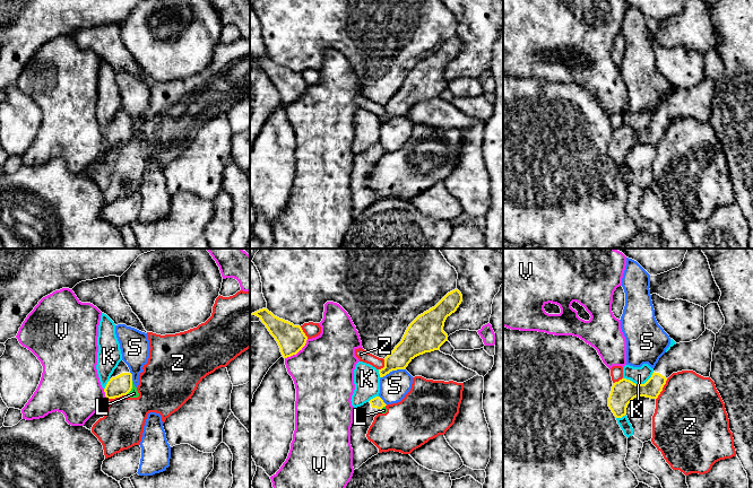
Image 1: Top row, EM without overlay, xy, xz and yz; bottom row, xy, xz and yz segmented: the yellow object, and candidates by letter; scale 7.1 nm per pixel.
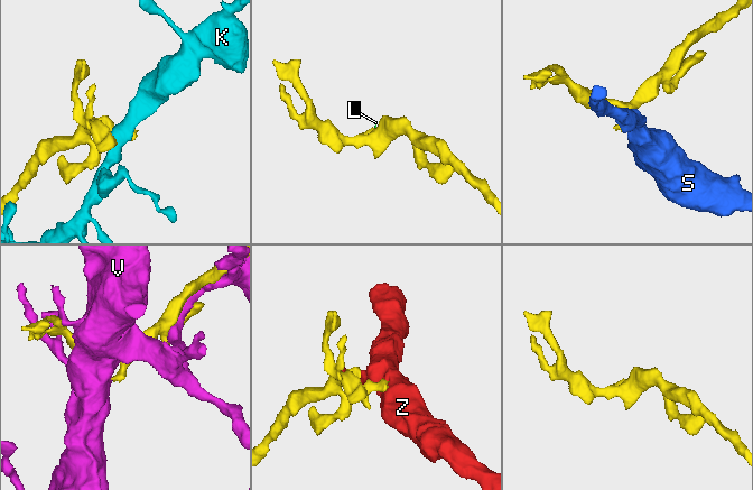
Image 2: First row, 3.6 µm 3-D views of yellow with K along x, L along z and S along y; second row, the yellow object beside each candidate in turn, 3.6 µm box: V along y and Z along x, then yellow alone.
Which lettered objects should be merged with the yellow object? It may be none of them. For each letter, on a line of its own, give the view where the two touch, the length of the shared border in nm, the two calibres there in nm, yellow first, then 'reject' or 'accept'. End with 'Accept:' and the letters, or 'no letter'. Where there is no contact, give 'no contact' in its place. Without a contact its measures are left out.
K: yz | 220 nm | 170/130 nm | reject
L: xy | 120 nm | 150/60 nm | reject
S: xz | 180 nm | 190/200 nm | reject
V: xz | 220 nm | 200/440 nm | reject
Z: yz | 170 nm | 150/480 nm | reject
Accept: no letter

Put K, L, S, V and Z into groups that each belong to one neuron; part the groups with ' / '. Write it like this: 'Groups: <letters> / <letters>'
Groups: K / L Z / S / V

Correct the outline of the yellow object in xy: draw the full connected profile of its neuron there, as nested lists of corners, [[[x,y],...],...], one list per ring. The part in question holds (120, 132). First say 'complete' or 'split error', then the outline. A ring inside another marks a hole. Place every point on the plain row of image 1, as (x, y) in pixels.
split error; [[[121,107],[107,129],[104,139],[106,146],[127,142],[132,136],[132,121],[128,112]]]

